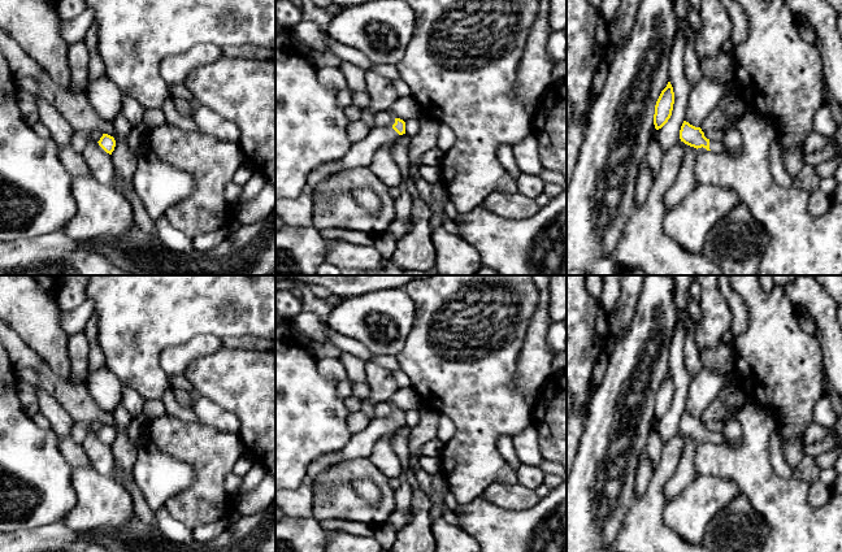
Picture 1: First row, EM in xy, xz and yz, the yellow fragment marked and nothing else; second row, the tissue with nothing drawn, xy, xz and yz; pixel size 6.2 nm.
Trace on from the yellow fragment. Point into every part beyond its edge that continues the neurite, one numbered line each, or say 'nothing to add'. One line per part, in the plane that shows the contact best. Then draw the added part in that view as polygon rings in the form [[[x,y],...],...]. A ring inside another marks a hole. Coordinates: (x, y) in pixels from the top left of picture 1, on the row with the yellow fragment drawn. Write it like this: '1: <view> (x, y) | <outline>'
1: yz (715, 146) | [[[709,140],[709,149],[712,152],[724,152],[725,151],[725,147],[721,142],[717,142],[717,140]]]

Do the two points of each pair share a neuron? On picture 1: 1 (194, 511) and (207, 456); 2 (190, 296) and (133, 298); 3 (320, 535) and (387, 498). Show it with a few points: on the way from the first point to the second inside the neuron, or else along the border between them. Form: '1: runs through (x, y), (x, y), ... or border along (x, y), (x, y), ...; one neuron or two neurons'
1: runs through (207, 498), (207, 469); one neuron
2: runs through (176, 296), (147, 298); one neuron
3: border along (312, 514), (320, 521); two neurons

